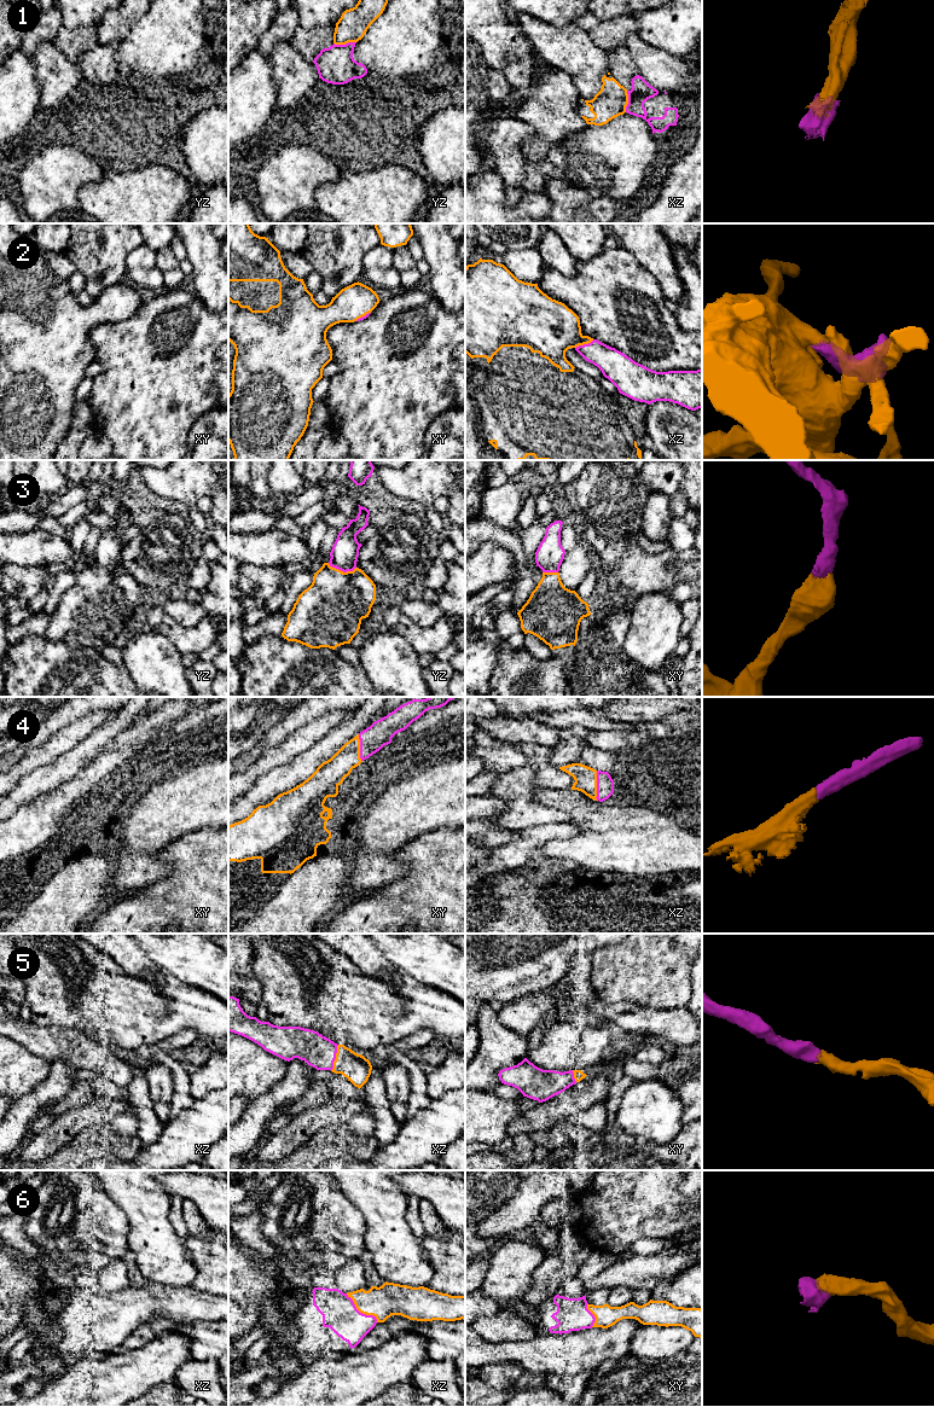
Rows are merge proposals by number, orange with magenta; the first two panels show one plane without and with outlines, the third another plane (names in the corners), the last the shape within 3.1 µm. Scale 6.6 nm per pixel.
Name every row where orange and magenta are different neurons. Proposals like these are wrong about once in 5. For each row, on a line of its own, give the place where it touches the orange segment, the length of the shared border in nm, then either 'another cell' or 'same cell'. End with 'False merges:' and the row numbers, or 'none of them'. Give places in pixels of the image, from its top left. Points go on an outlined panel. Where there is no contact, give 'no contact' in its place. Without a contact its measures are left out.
1: meets orange in yz at (344, 44); contact 150 nm long; another cell
2: meets orange in xz at (584, 343); contact 140 nm long; same cell
3: meets orange in yz at (342, 571); contact 190 nm long; same cell
4: meets orange in xz at (596, 785); contact 200 nm long; same cell
5: meets orange in xz at (336, 1058); contact 180 nm long; same cell
6: meets orange in xz at (360, 1312); contact 280 nm long; same cell
False merges: 1

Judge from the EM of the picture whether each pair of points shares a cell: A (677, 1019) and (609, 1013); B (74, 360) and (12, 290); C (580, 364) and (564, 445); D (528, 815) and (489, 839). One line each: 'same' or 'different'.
A: same
B: same
C: different
D: different

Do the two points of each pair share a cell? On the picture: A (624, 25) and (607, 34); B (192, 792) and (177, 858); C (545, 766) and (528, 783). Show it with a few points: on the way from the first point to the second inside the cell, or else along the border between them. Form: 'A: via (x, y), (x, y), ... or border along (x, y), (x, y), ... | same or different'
A: via (620, 28), (610, 34) | same
B: border along (209, 829), (199, 829), (183, 835), (160, 854) | different
C: border along (529, 766), (535, 775), (535, 783), (540, 788) | different

